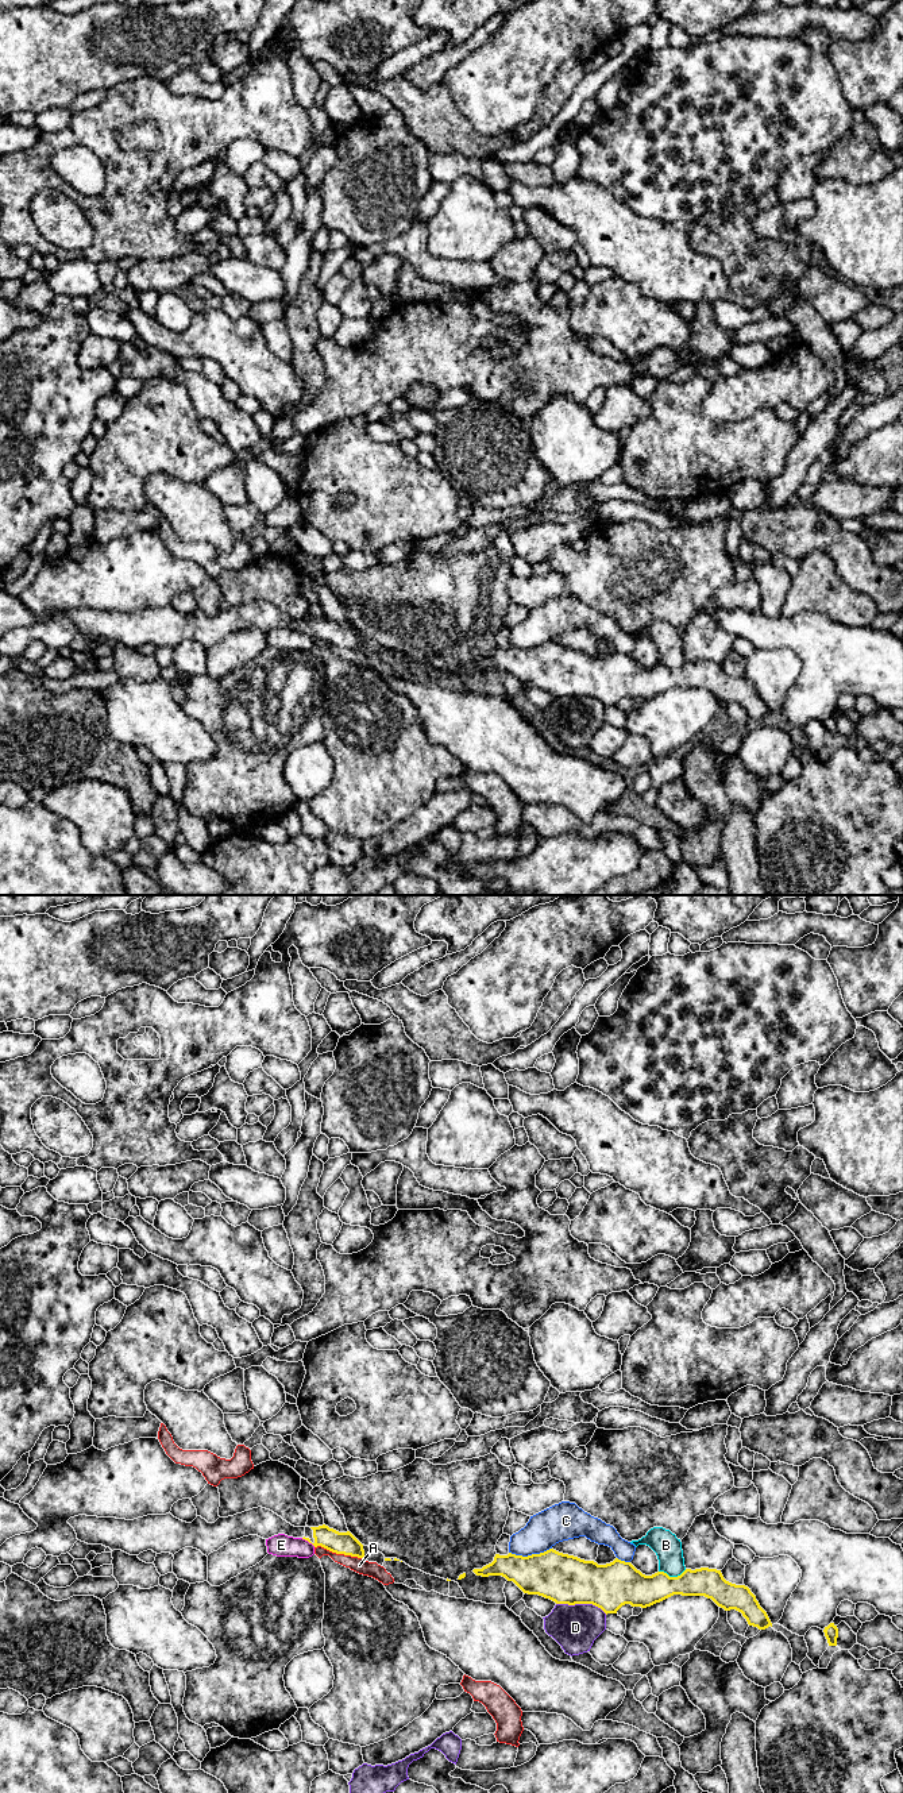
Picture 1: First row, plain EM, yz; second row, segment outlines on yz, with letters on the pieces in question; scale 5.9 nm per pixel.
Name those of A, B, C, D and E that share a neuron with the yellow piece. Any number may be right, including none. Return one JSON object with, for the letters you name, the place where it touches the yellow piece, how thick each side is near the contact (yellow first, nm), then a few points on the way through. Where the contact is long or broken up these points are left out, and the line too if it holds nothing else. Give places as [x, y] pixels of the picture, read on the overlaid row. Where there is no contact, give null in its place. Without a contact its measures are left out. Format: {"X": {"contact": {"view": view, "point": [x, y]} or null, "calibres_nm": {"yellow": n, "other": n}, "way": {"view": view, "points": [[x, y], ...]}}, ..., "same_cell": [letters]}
{"same_cell": []}

